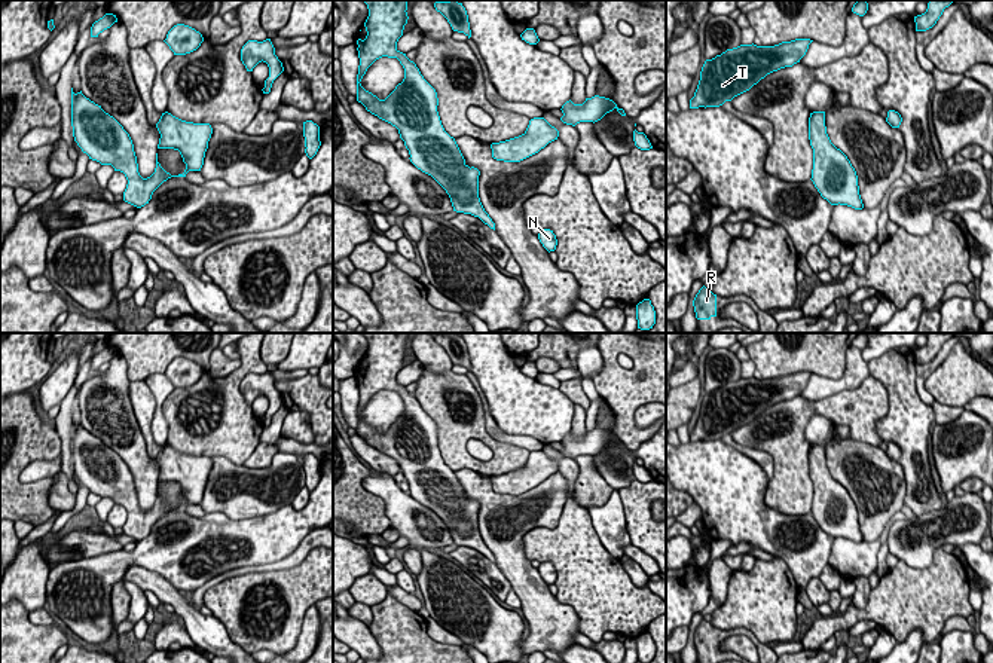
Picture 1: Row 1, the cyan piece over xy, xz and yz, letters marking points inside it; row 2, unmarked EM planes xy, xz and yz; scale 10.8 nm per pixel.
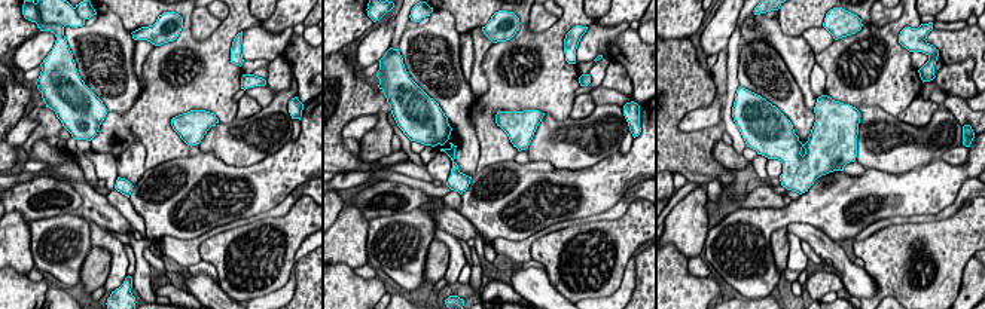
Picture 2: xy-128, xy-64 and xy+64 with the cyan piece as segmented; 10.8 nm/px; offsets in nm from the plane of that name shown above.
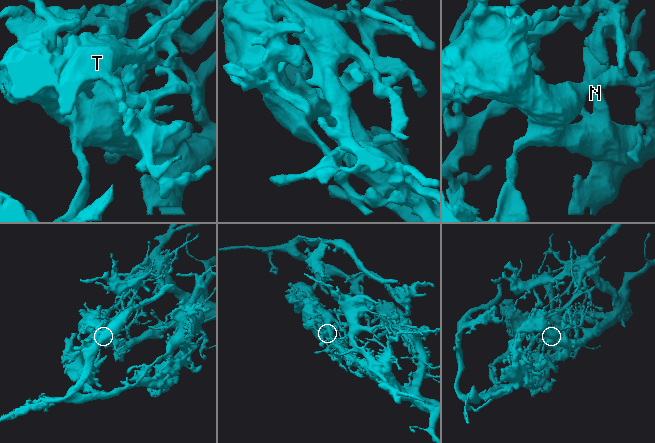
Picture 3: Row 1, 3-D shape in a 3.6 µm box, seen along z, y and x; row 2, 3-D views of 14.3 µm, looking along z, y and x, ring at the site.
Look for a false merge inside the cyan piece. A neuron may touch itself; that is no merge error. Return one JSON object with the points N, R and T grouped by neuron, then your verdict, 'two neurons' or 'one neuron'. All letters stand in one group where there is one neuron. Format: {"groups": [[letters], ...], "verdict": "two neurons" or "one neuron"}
{"groups": [["N"], ["R", "T"]], "verdict": "two neurons"}

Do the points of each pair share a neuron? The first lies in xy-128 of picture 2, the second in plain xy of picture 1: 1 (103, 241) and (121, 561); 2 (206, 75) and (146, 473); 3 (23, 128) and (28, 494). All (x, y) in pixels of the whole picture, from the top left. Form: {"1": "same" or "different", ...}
{"1": "different", "2": "different", "3": "different"}

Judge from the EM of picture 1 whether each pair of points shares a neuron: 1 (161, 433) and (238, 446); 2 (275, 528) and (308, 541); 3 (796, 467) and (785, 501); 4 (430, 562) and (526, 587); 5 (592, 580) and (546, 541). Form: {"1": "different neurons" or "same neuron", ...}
{"1": "different neurons", "2": "different neurons", "3": "same neuron", "4": "different neurons", "5": "same neuron"}

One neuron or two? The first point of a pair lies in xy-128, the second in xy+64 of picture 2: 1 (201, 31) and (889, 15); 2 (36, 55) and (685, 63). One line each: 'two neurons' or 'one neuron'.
1: one neuron
2: two neurons

